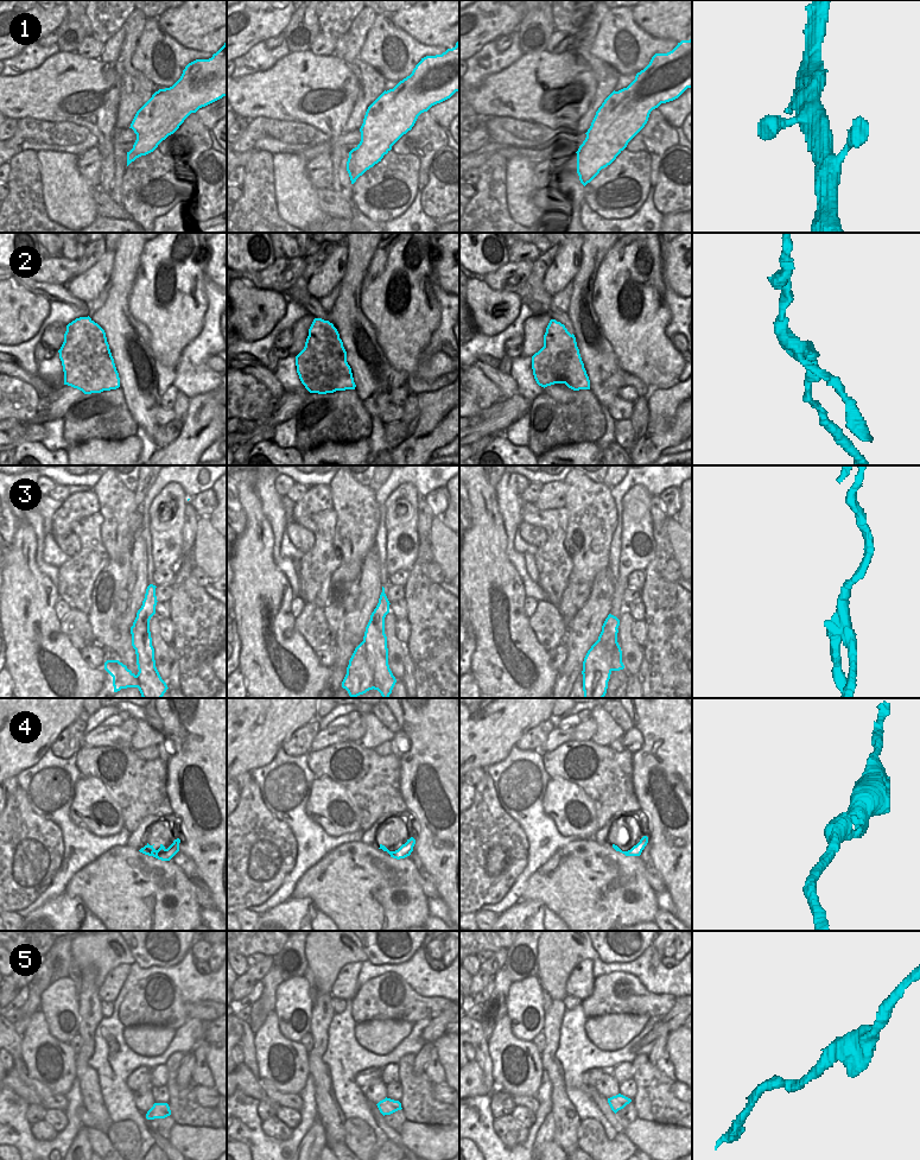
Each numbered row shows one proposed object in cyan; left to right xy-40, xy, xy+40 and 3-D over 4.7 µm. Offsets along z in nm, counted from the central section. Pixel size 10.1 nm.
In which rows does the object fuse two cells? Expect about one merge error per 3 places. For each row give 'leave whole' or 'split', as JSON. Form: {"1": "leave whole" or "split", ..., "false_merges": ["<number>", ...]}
{"1": "leave whole", "2": "split", "3": "split", "4": "leave whole", "5": "leave whole", "false_merges": ["2", "3"]}

